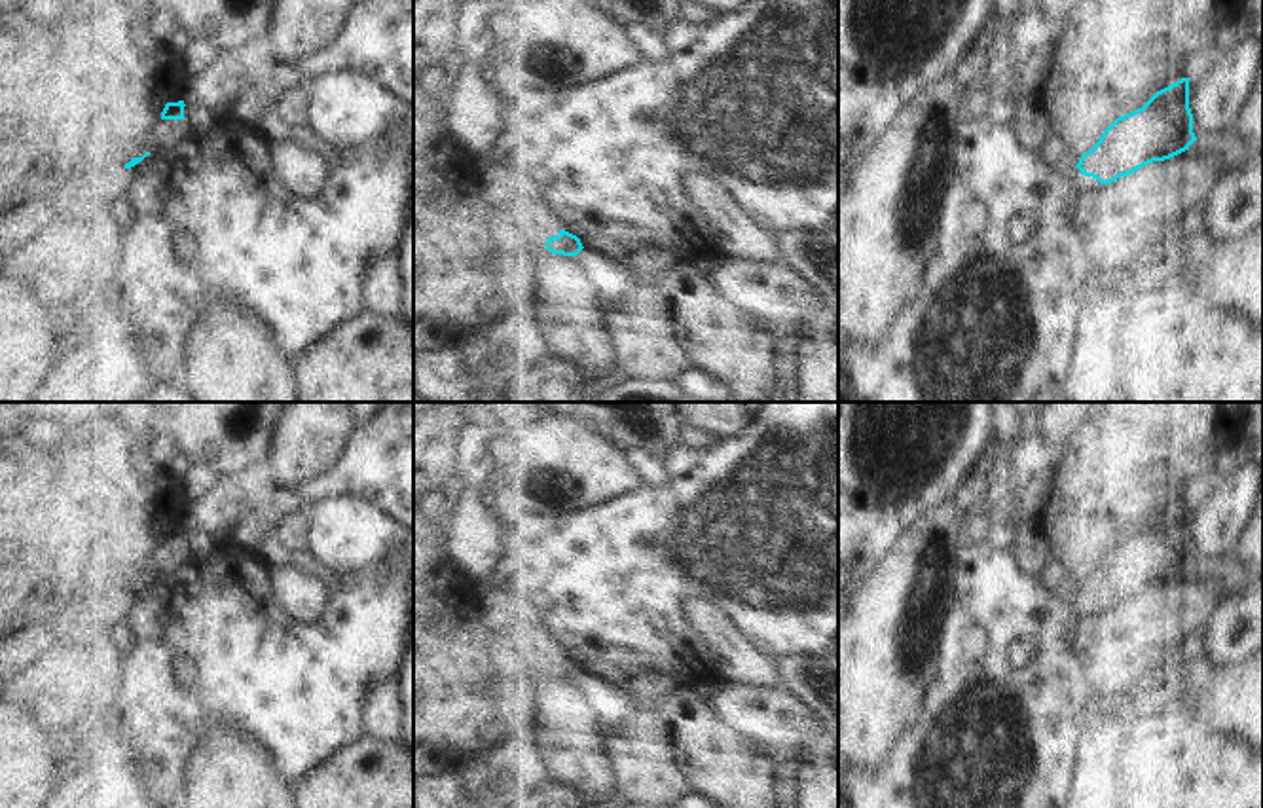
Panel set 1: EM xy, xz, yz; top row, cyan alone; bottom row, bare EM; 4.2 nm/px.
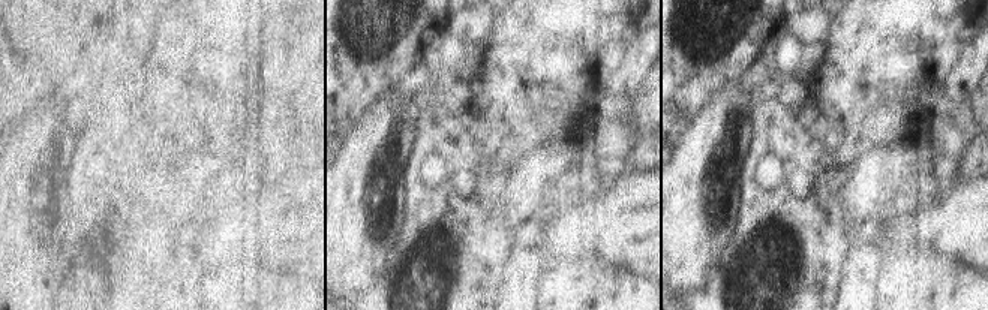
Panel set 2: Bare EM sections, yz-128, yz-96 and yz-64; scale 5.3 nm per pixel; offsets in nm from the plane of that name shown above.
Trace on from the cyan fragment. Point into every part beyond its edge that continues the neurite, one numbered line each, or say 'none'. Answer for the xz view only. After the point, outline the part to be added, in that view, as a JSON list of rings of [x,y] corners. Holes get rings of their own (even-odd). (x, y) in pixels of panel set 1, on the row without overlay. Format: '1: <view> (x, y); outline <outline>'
1: xz (516, 647); outline [[[514,618],[491,622],[491,639],[485,647],[485,662],[499,679],[510,681],[518,675],[531,677],[550,662],[540,622]]]

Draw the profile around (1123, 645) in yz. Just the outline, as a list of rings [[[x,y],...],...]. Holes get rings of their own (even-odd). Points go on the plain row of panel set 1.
[[[1195,565],[1170,584],[1144,590],[1111,609],[1096,607],[1077,647],[1094,706],[1119,706],[1166,662],[1191,670],[1206,622],[1235,584],[1229,565]]]

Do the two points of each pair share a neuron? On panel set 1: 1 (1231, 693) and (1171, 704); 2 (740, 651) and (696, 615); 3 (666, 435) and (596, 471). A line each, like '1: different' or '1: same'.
1: same
2: same
3: different

